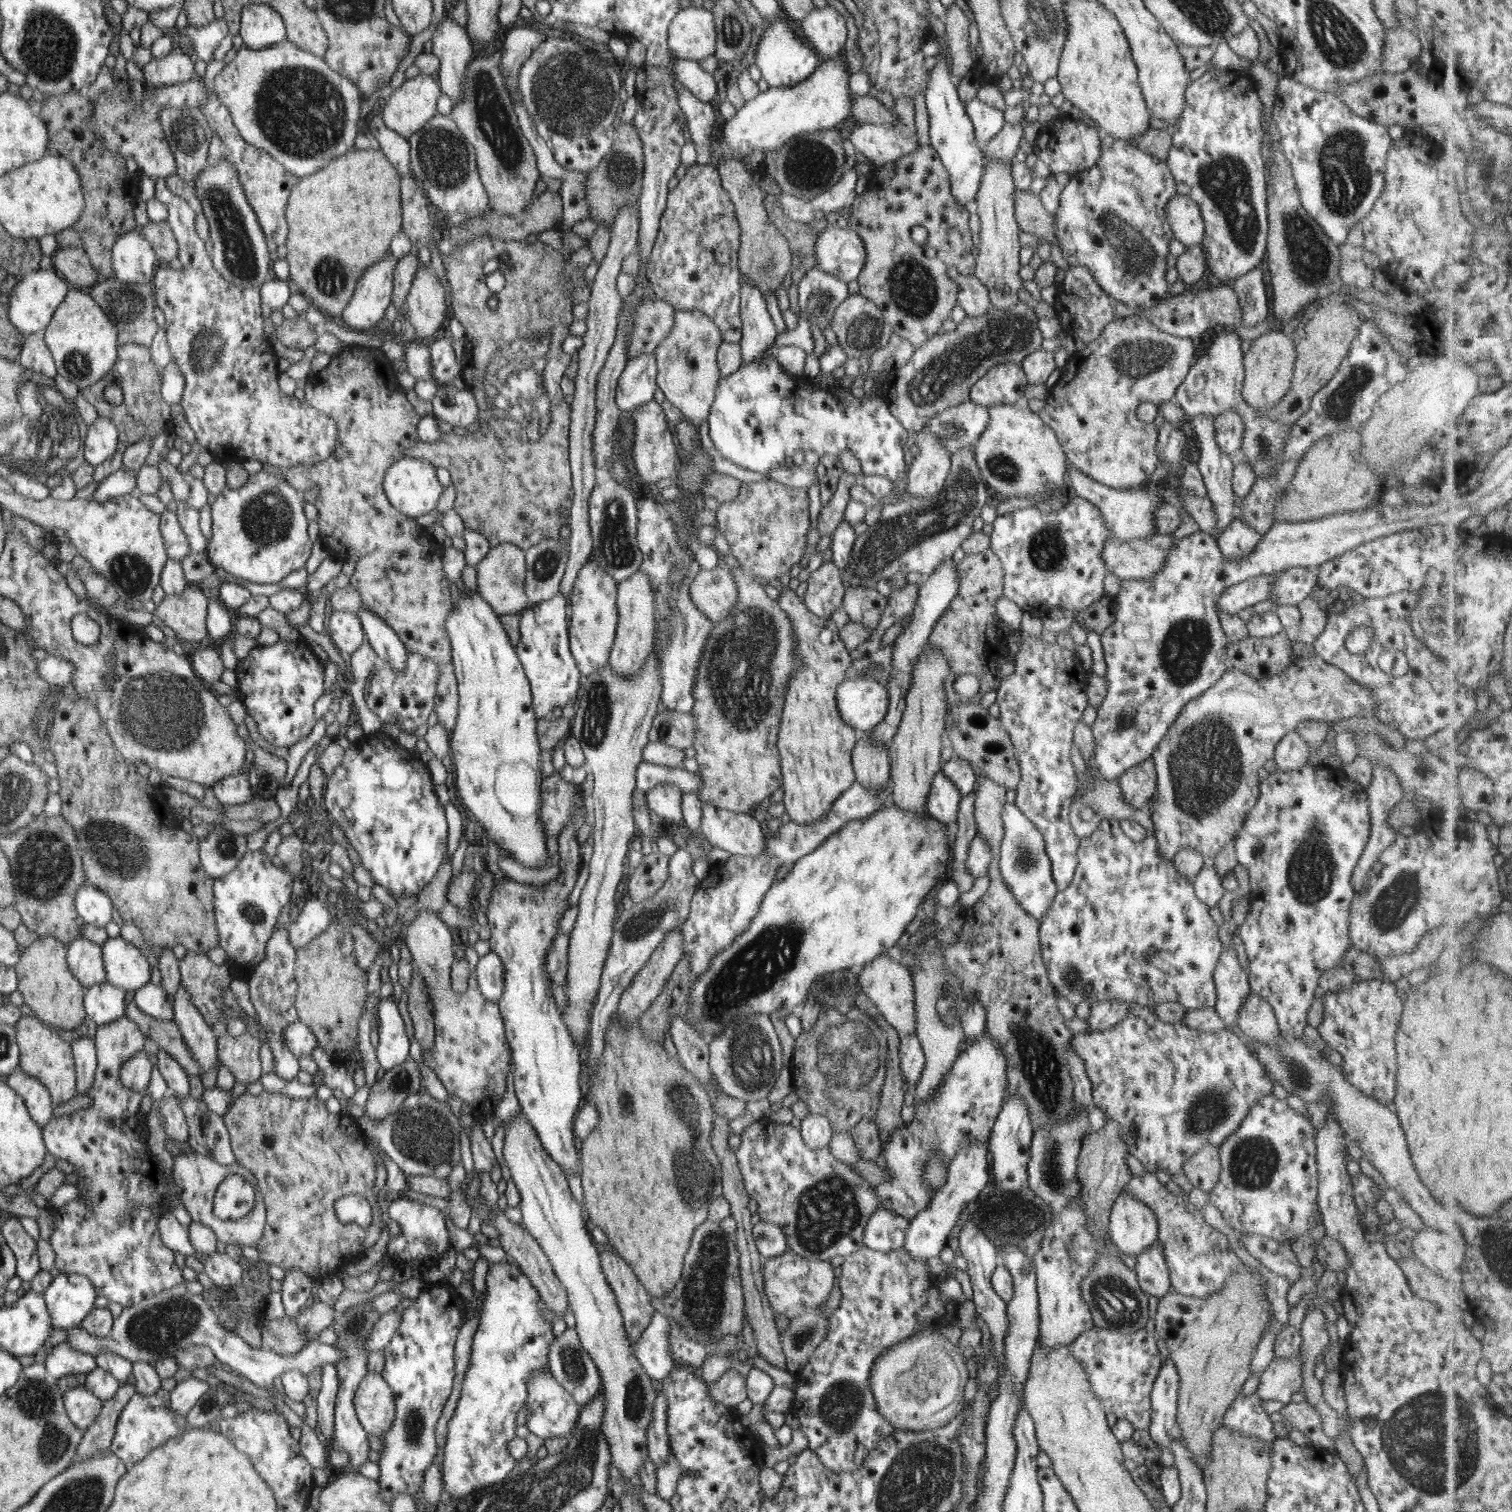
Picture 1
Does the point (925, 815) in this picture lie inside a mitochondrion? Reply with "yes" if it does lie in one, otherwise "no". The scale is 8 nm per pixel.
no

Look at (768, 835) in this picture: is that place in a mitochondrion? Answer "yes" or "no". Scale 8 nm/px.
no

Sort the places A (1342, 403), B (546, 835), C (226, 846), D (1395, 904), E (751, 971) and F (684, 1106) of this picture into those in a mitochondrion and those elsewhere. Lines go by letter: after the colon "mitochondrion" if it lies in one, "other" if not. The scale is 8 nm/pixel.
A: mitochondrion
B: other
C: mitochondrion
D: mitochondrion
E: mitochondrion
F: mitochondrion

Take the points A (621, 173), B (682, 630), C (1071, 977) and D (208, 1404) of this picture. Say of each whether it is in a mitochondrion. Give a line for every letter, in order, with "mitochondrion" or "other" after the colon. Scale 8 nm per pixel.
A: mitochondrion
B: mitochondrion
C: mitochondrion
D: mitochondrion

